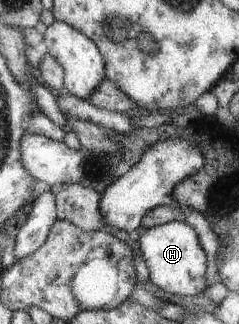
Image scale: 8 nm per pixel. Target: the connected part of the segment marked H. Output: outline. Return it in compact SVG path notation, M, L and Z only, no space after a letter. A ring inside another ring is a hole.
M173 221L149 228L140 237L141 252L149 270L150 282L164 292L193 297L209 289L209 257L201 247L201 235L187 222Z

